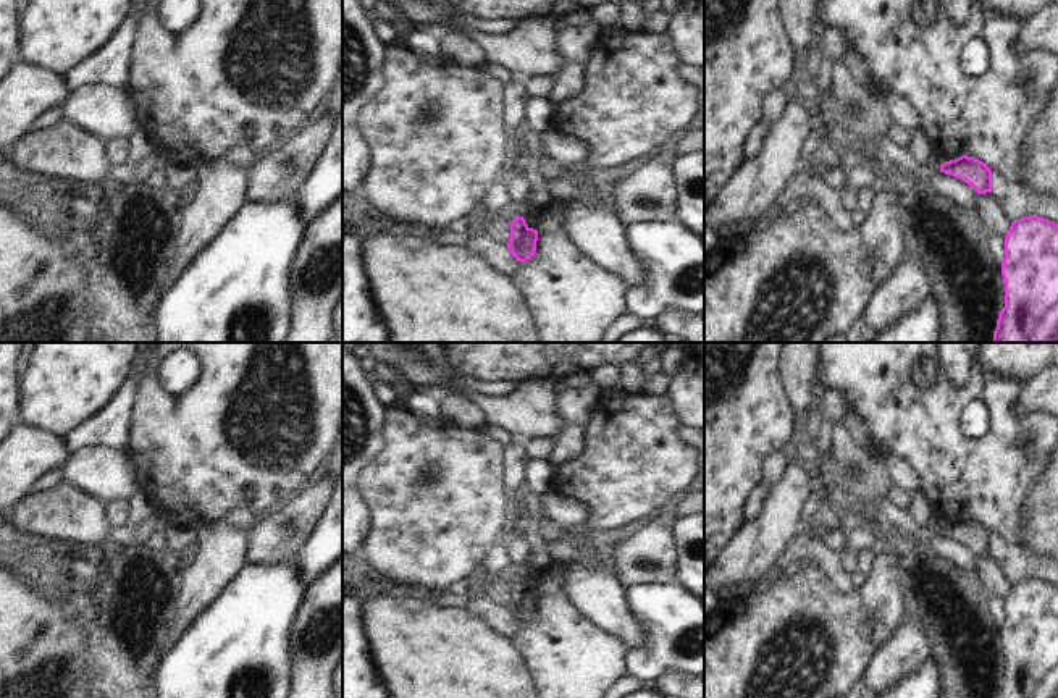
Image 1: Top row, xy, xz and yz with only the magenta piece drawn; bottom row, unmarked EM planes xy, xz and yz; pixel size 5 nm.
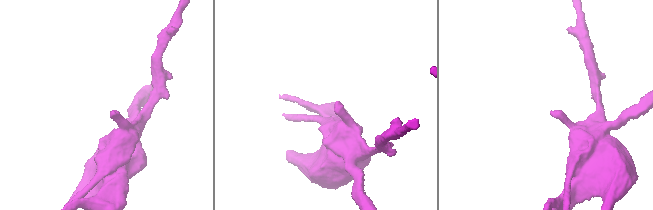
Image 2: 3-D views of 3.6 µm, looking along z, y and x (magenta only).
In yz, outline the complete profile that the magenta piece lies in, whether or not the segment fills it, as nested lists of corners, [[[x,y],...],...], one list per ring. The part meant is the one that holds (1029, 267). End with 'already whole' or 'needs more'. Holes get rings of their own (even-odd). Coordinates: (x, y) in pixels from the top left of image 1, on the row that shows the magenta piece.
[[[1039,215],[1013,221],[1001,276],[1005,307],[993,343],[1058,343],[1058,223]]]; already whole

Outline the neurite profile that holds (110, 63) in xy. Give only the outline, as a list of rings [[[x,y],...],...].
[[[139,10],[126,15],[121,24],[113,31],[113,34],[100,48],[61,74],[63,84],[68,90],[95,81],[103,81],[115,87],[126,87],[137,13]]]

